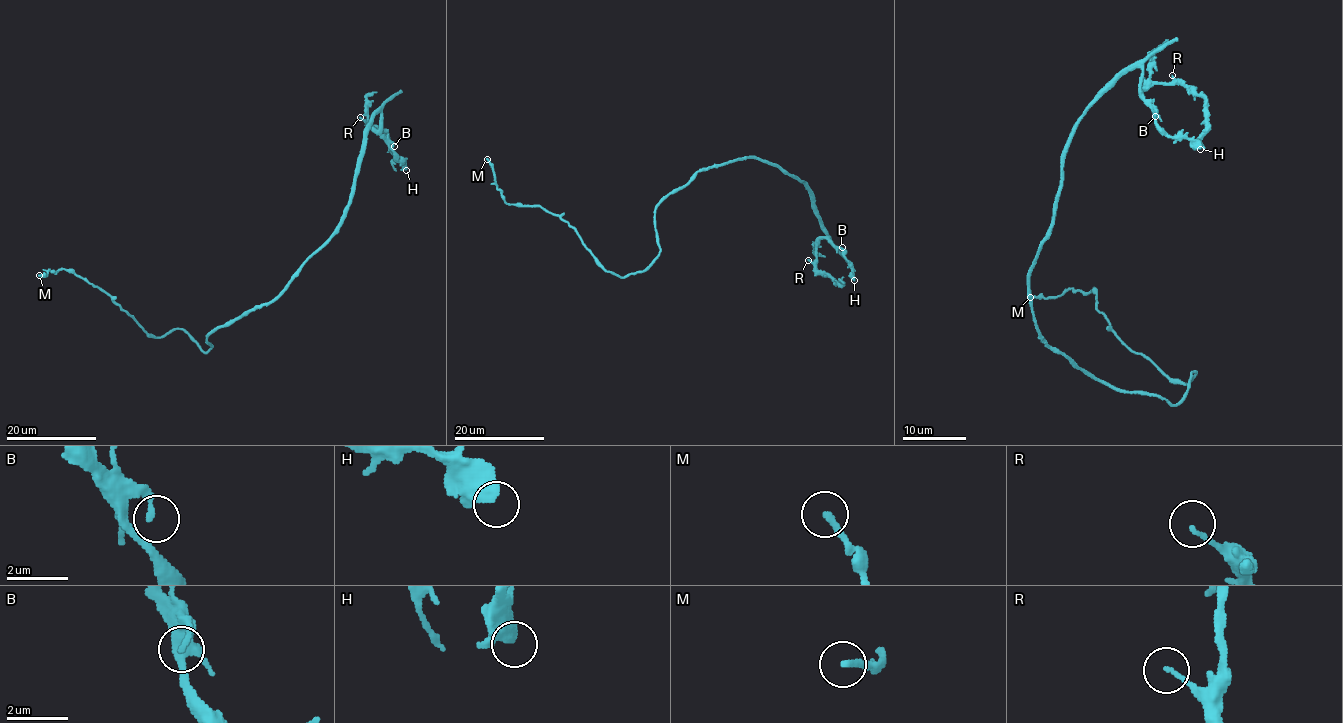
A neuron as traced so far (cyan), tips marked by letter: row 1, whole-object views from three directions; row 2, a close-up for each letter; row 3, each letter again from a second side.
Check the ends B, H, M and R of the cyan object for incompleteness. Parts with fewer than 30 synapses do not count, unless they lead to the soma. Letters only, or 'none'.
none

